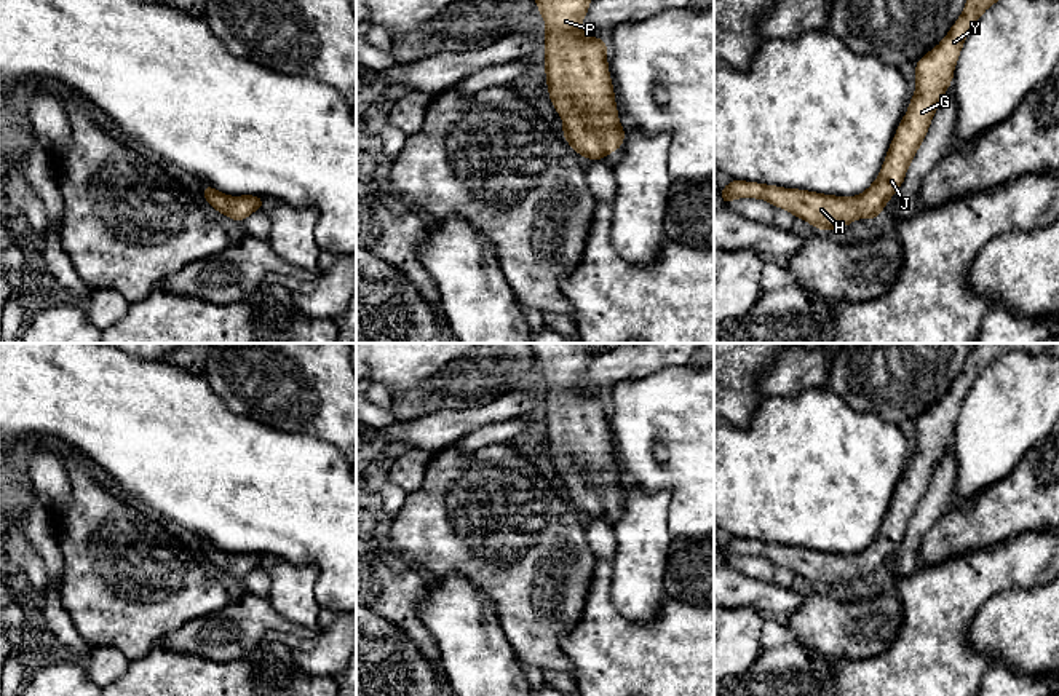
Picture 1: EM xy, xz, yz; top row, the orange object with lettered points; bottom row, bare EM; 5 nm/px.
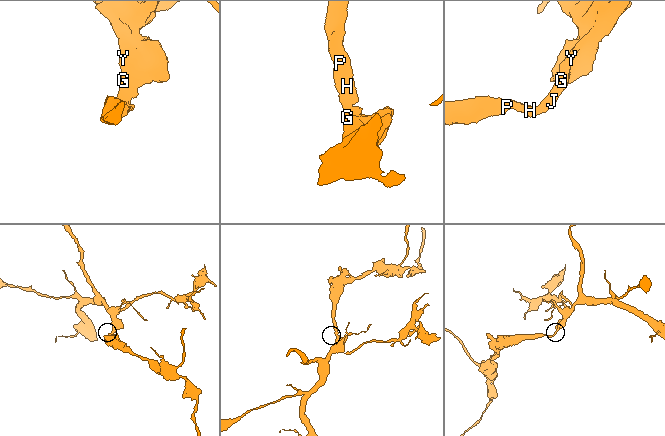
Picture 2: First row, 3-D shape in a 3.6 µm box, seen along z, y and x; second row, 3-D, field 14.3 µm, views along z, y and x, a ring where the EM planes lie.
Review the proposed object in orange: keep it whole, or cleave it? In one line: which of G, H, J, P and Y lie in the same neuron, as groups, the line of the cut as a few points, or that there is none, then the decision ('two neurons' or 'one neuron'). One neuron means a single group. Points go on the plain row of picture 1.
G H J P Y; no cut; one neuron

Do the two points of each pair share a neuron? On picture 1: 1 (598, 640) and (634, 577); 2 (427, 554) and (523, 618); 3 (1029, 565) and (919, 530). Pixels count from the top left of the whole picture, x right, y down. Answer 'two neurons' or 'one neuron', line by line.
1: two neurons
2: one neuron
3: two neurons

